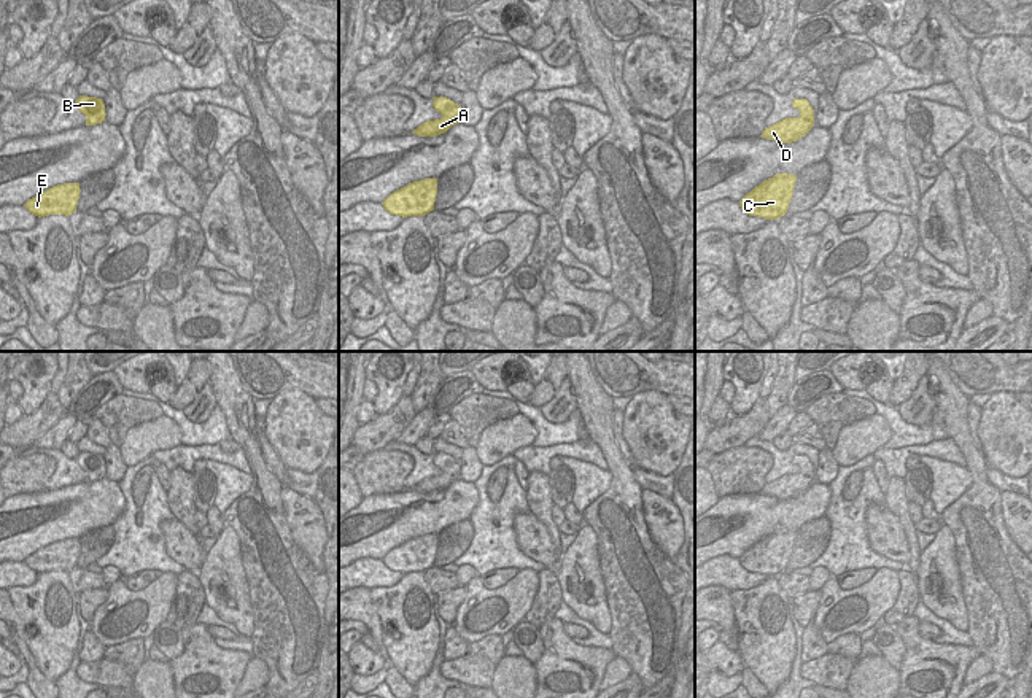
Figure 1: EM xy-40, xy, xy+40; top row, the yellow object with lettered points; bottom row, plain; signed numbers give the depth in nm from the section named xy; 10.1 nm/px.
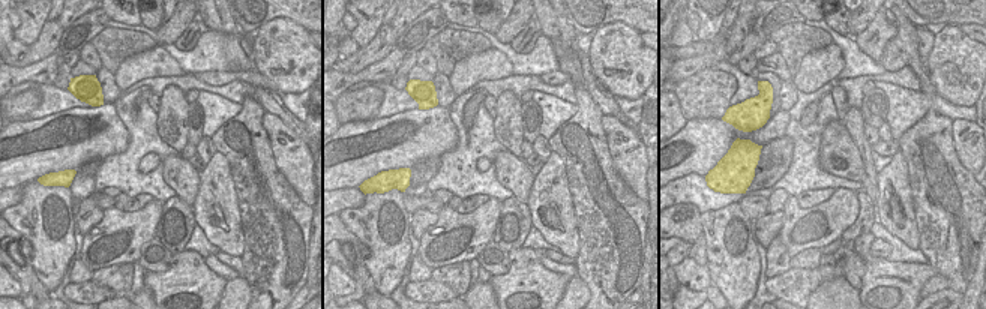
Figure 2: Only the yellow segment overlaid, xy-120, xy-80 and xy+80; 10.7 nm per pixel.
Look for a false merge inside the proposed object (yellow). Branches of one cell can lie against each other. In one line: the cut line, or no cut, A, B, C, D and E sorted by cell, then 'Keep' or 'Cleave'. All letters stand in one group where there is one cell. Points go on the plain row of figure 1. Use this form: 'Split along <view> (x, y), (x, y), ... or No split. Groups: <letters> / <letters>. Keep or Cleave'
No split. Groups: A B C D E. Keep

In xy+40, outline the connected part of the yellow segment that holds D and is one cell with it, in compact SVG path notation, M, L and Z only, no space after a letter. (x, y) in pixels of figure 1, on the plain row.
M793 455L792 463L800 467L798 474L786 474L765 483L760 493L778 499L792 499L805 493L814 482L814 466L806 455Z

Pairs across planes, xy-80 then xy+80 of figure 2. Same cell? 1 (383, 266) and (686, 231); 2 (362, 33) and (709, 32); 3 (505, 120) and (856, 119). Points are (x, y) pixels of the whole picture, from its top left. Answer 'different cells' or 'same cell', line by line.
1: different cells
2: same cell
3: same cell

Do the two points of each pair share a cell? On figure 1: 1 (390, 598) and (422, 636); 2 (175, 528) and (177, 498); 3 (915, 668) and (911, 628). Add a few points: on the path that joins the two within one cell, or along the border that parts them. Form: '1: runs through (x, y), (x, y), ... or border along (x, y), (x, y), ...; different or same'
1: runs through (399, 608), (414, 627); same
2: border along (175, 517), (197, 538); different
3: runs through (915, 659), (915, 643), (911, 638); same

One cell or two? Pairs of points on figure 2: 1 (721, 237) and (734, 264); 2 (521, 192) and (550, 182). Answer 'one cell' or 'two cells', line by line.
1: one cell
2: two cells

